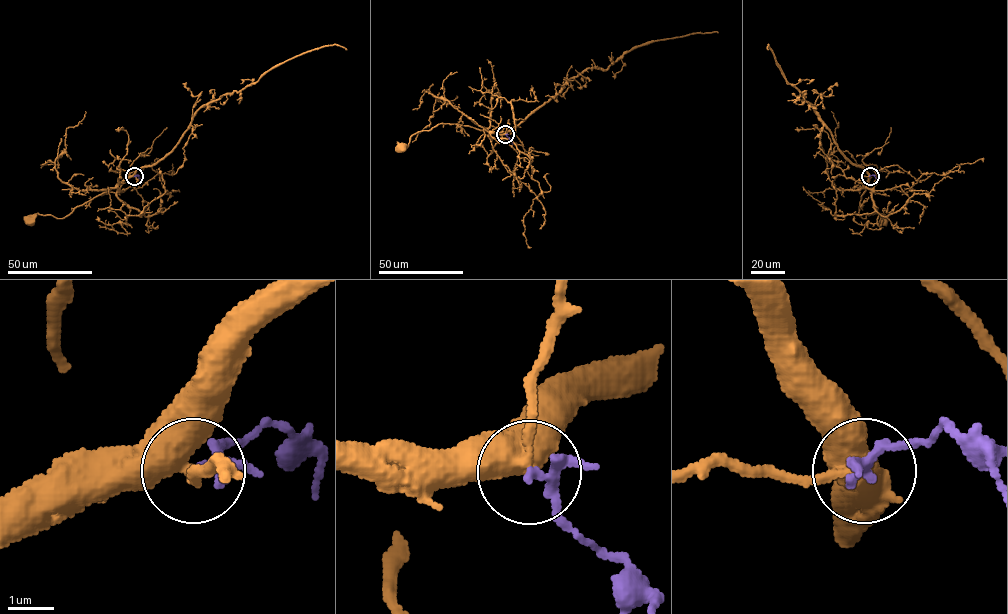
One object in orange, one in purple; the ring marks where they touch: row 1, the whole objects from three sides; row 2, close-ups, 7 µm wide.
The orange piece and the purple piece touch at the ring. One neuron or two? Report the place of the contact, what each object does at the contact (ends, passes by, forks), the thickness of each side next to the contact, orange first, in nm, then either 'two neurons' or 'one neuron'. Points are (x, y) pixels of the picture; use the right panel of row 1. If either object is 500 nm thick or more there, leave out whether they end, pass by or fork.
(870, 176) | orange passes by | purple passes by | 420/160 nm | two neurons

